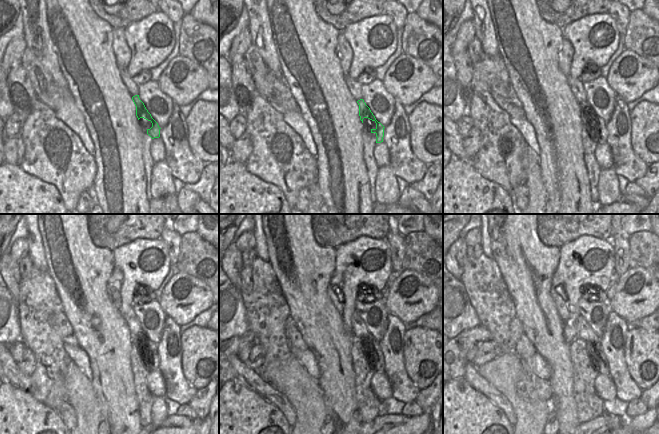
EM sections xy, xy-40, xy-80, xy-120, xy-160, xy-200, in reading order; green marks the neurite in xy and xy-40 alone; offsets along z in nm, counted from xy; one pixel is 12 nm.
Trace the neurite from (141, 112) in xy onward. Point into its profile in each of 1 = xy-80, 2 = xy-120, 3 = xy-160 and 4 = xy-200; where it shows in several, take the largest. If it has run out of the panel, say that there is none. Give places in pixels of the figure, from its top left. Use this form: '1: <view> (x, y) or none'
1: xy-80 (587, 111)
2: xy-120 (141, 337)
3: xy-160 (379, 366)
4: xy-200 (599, 358)

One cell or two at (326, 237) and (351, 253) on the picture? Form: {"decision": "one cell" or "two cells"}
{"decision": "two cells"}

